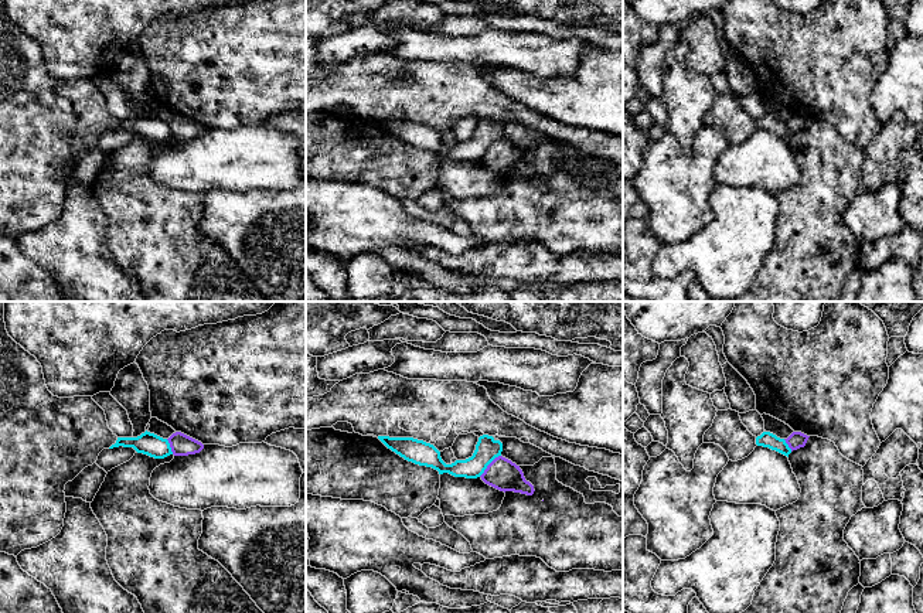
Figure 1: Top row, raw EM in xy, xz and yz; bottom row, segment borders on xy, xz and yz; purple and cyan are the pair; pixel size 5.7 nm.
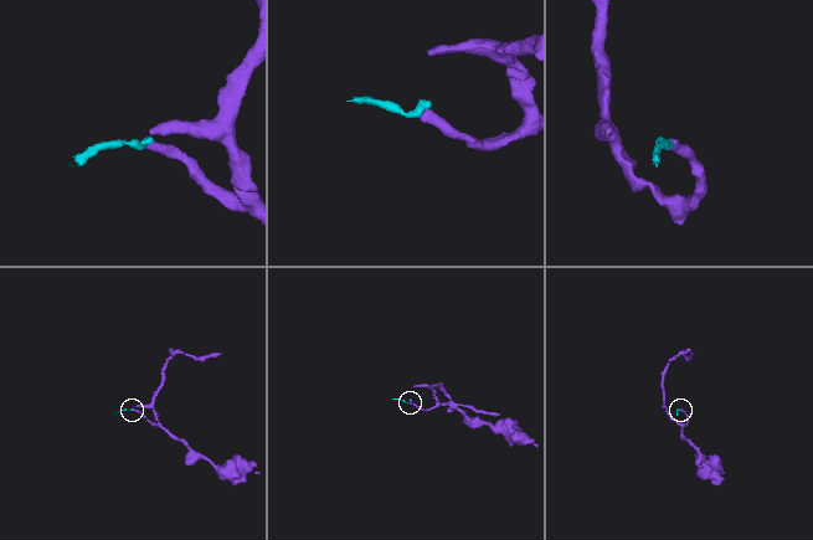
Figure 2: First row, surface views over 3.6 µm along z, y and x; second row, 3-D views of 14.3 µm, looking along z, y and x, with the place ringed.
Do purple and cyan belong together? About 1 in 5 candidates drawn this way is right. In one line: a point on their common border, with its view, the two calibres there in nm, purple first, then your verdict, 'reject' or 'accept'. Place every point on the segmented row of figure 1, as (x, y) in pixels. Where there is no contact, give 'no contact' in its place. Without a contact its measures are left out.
contact xz (489, 465); calibres 180 and 140 nm; reject

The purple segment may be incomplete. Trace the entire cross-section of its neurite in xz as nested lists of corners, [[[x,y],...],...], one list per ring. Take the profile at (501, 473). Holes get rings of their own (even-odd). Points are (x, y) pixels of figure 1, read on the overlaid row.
[[[503,456],[495,457],[480,477],[486,484],[504,493],[514,491],[532,495],[535,491],[534,486],[525,480],[520,466]]]

